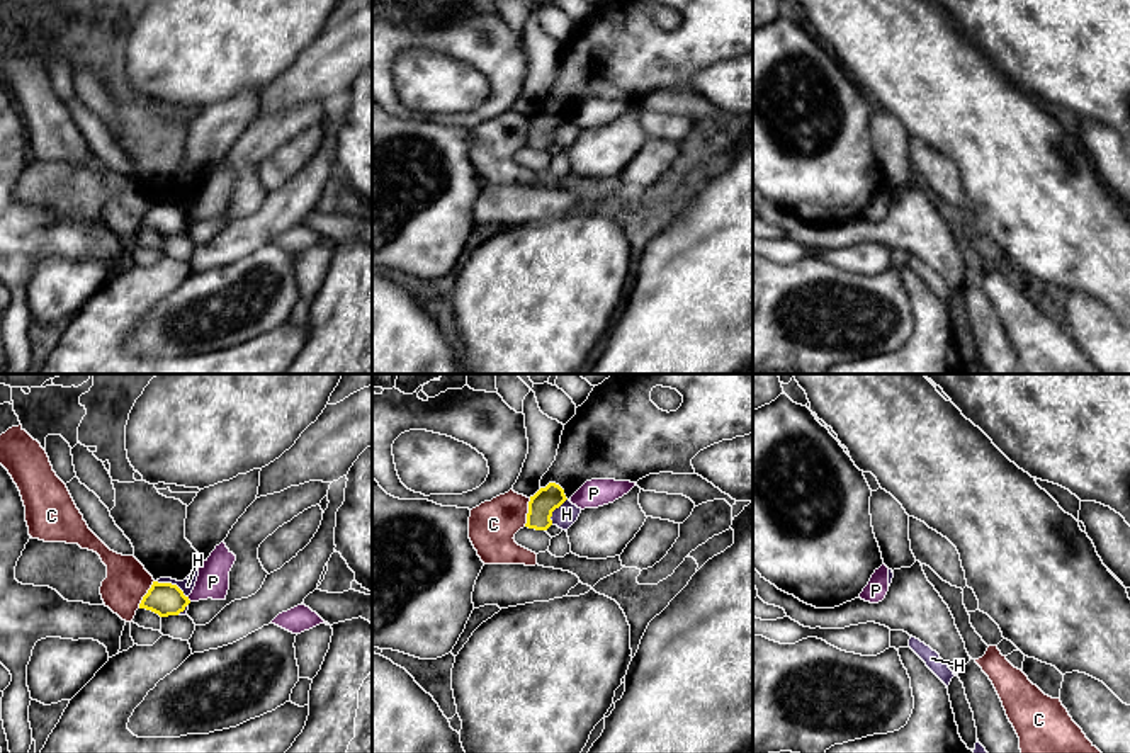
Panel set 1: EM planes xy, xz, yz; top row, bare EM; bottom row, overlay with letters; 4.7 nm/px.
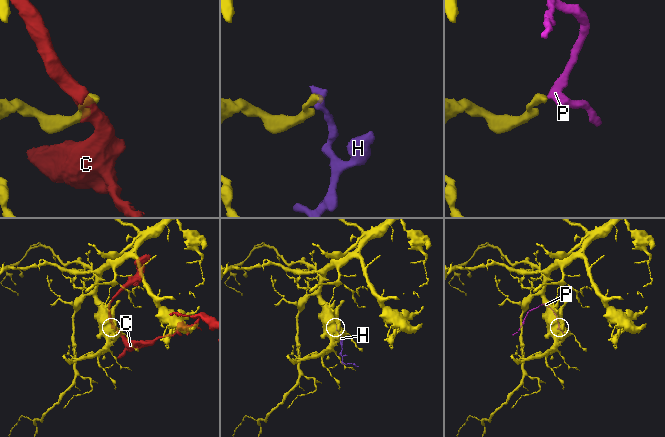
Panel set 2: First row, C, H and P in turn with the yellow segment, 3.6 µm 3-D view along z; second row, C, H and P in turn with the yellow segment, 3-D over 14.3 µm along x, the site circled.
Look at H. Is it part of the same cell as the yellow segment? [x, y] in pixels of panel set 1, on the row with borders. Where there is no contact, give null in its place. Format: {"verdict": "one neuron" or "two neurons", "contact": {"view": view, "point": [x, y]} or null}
{"verdict": "two neurons", "contact": {"view": "xy", "point": [170, 583]}}

